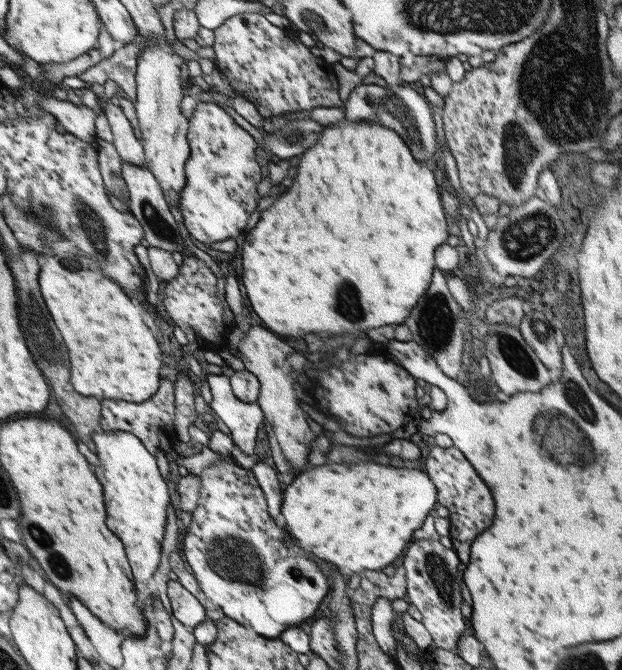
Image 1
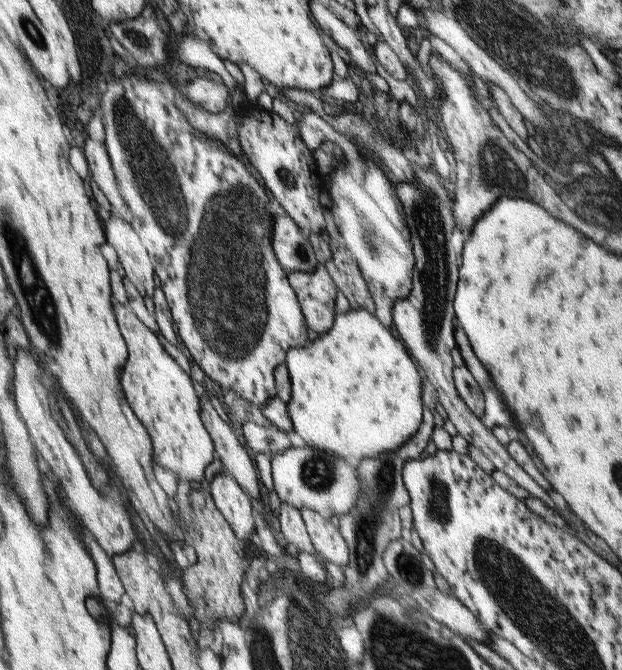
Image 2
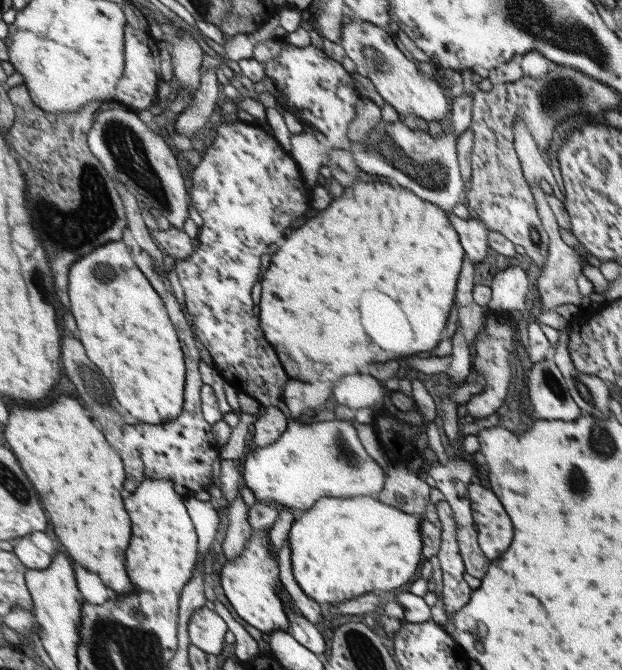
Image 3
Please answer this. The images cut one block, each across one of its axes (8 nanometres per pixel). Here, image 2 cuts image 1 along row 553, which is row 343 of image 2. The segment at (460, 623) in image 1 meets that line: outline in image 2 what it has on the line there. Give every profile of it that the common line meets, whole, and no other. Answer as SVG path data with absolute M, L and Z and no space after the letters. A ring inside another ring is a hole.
M414 164L414 182L400 181L394 185L396 196L404 209L404 216L410 234L412 234L412 244L414 244L414 256L416 256L416 266L414 266L414 280L410 294L405 299L398 299L392 307L393 322L402 340L409 345L410 352L414 355L414 360L418 361L418 366L424 370L426 378L434 386L437 392L438 401L446 411L450 422L454 424L460 436L472 444L492 461L495 468L507 474L520 486L523 486L529 496L540 498L546 506L552 508L554 512L560 512L554 501L548 495L547 490L540 488L526 472L510 458L506 448L496 440L494 433L488 430L481 418L478 418L466 403L460 398L456 384L454 384L454 362L452 362L451 351L456 347L454 330L456 330L456 314L454 310L454 292L456 292L456 282L458 282L458 264L462 264L462 252L466 240L470 240L470 232L458 230L455 214L450 216L450 210L454 210L454 198L447 191L444 183L446 180L438 176L435 170L428 168L428 164ZM454 220L454 222L452 222ZM448 242L454 244L454 252L448 252Z

